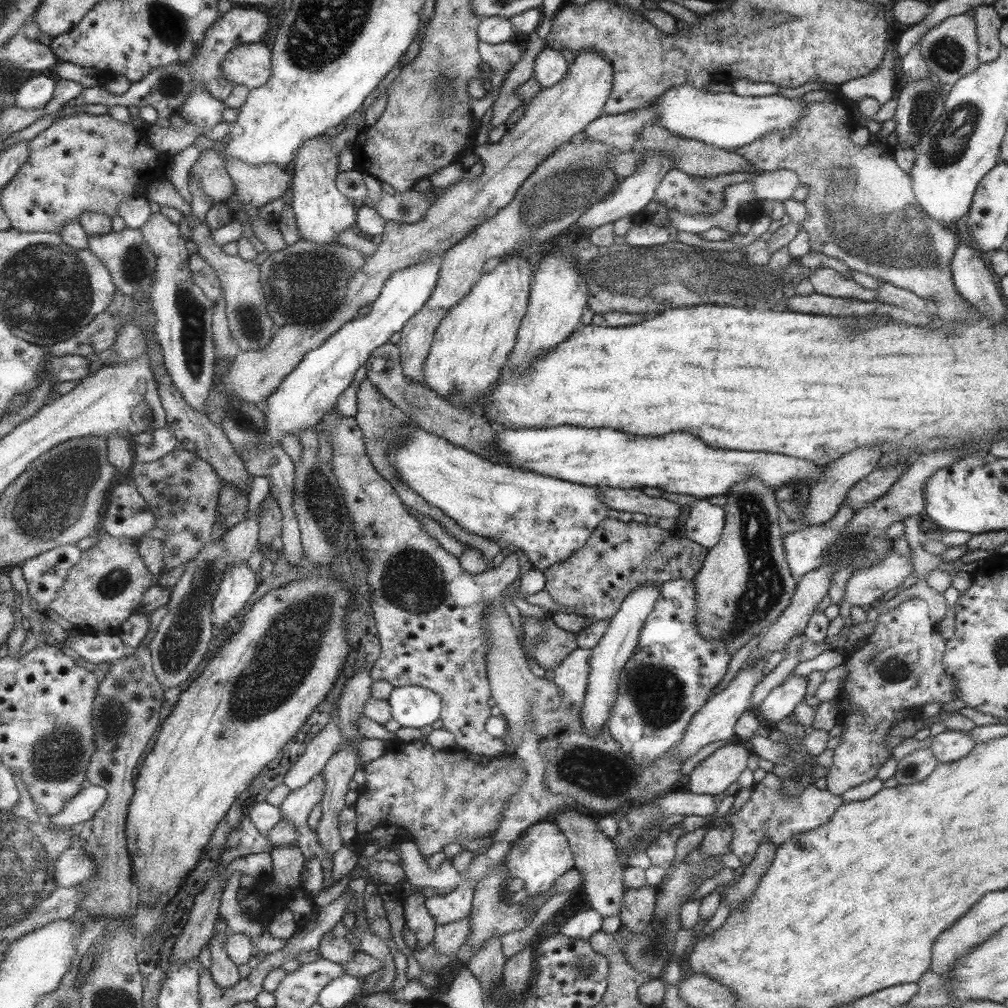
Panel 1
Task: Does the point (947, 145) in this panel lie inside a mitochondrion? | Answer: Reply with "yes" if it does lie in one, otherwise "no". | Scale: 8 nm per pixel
yes

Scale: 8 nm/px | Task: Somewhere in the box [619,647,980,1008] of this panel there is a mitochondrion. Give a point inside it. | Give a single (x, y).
(658, 694)

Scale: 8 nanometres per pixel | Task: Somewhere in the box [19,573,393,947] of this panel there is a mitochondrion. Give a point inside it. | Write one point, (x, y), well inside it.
(284, 658)

